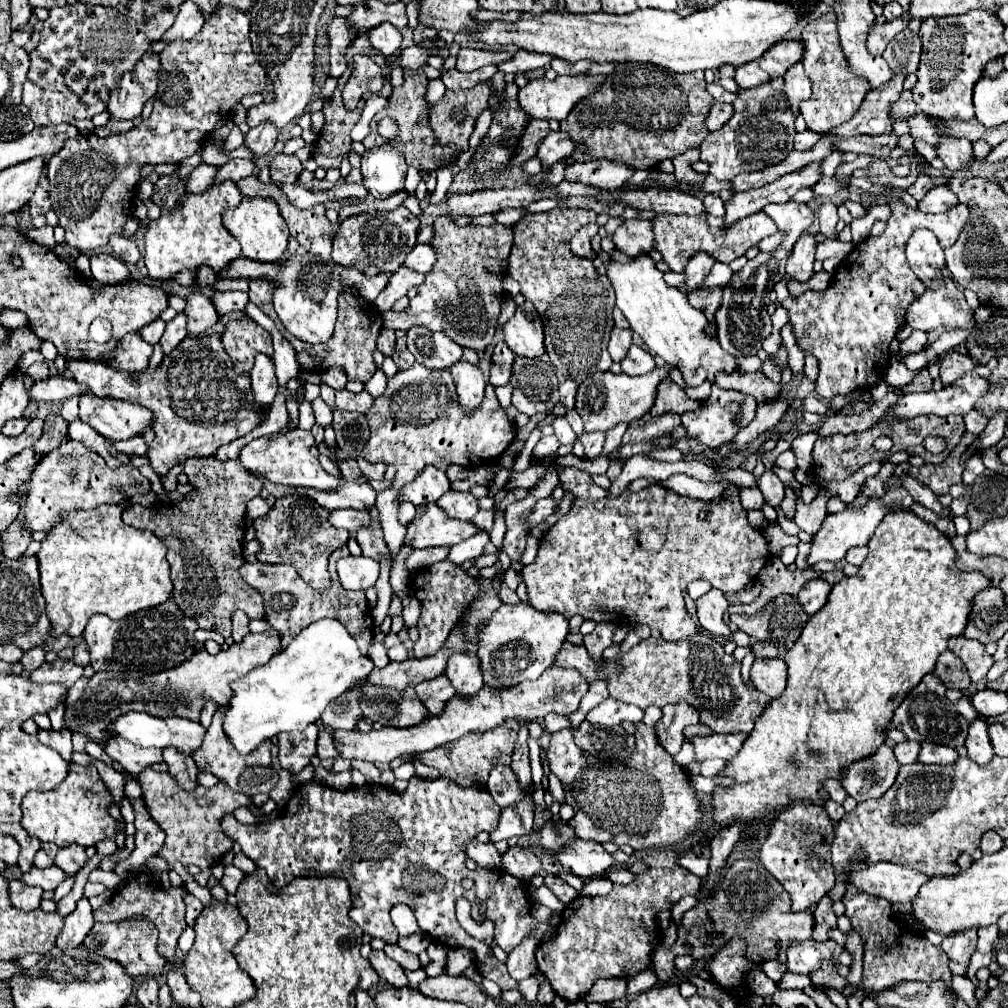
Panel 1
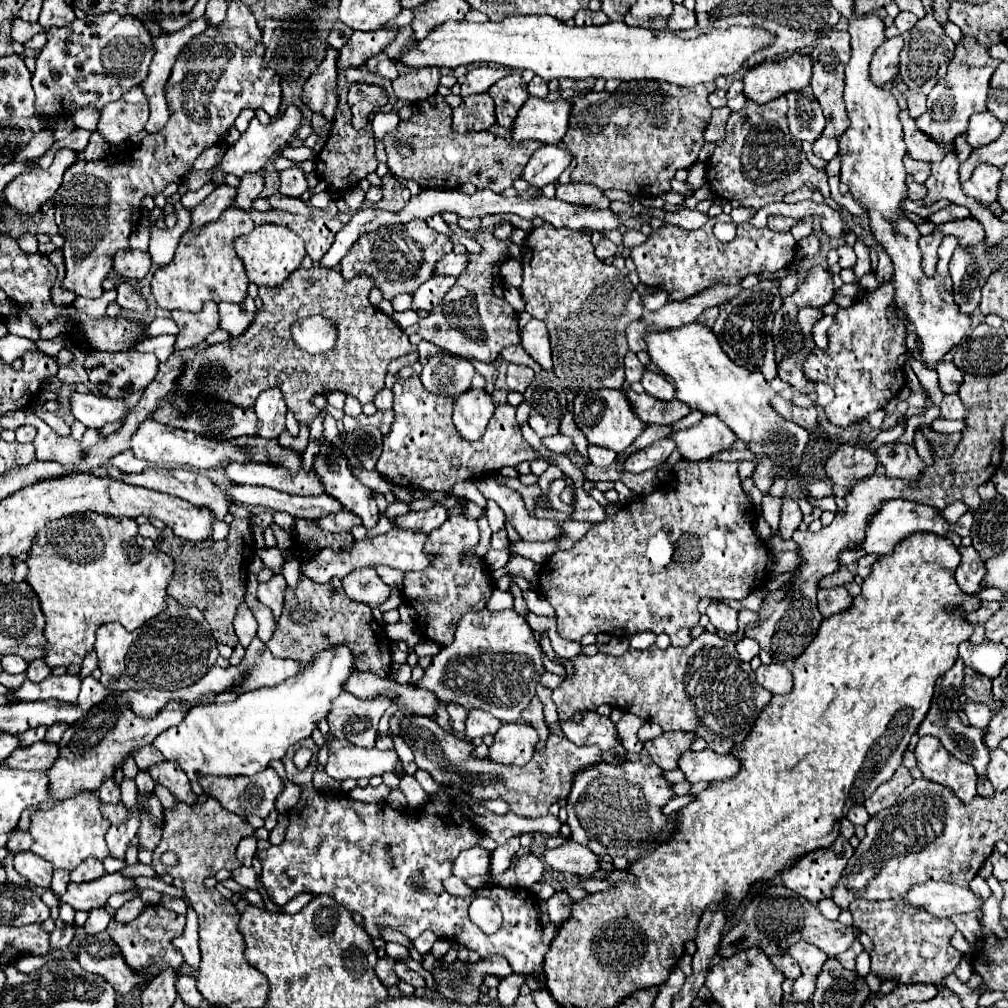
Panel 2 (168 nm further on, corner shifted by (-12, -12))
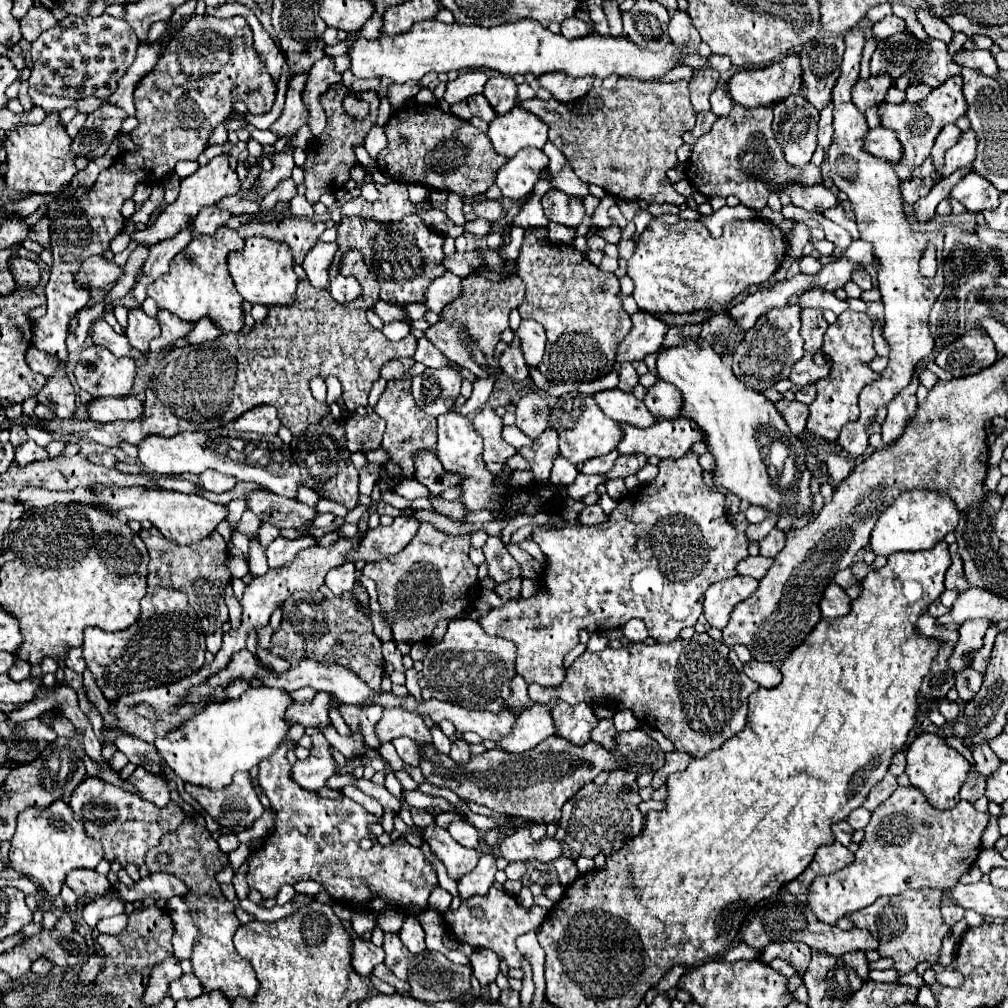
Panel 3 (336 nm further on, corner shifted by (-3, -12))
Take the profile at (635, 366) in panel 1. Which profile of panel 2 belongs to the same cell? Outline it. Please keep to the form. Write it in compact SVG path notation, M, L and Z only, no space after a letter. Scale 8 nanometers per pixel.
M654 370L644 372L642 386L650 396L654 396L658 400L674 400L674 386L662 374L658 374Z

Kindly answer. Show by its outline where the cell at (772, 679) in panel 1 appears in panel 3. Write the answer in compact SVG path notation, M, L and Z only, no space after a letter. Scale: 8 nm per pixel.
M751 660L749 664L745 664L743 672L755 680L761 688L777 688L783 680L781 676L781 670L769 662L757 662L757 660Z

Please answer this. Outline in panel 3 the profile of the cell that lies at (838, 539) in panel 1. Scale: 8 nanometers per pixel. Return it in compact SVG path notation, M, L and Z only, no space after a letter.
M921 490L903 492L889 508L883 510L883 516L879 516L869 546L875 556L889 556L901 550L929 550L941 542L947 532L953 532L957 528L957 522L959 510L947 496Z

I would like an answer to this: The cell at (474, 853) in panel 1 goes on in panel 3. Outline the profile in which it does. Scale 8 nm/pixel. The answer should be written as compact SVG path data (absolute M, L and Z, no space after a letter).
M437 824L427 826L425 830L427 842L431 850L439 856L439 860L445 864L449 878L459 880L463 874L471 872L477 866L479 852L473 848L463 848L459 842L455 842L447 830L439 828Z

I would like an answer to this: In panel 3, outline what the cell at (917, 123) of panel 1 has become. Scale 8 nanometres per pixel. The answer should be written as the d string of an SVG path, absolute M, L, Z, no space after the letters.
M877 126L867 134L865 150L871 152L873 156L891 160L893 164L897 164L897 160L903 158L903 146L899 144L899 138L895 136L895 132L883 126Z

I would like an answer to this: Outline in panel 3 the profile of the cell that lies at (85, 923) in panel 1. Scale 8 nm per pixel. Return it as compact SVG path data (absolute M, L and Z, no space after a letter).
M99 898L83 906L83 920L91 930L97 928L97 922L101 918L109 918L115 914L121 914L125 910L125 904L121 900L109 900L109 898Z

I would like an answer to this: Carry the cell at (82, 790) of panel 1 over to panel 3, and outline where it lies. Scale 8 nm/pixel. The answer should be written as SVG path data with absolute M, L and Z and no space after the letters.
M55 800L47 808L27 808L17 818L17 832L11 838L11 868L29 876L35 886L43 886L49 896L59 896L65 876L73 868L95 868L103 858L103 846L87 836L81 820L75 820L71 806Z

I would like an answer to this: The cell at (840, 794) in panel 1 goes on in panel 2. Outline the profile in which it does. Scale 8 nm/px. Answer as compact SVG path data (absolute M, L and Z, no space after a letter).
M856 806L856 808L850 808L848 810L848 814L846 814L846 818L852 822L852 824L866 824L868 820L870 820L870 816L868 816L868 812L866 812L866 808L864 806Z

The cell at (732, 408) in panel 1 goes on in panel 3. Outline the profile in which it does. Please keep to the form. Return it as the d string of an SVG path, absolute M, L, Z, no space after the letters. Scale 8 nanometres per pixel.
M687 418L659 420L651 428L635 428L623 424L623 440L619 442L619 454L645 454L657 458L681 458L693 444L703 442L703 432Z

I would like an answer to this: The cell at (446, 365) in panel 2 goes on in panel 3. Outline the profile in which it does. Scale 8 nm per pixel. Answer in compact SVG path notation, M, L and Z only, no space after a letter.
M427 368L423 374L413 376L413 398L421 410L437 418L453 408L461 382L463 378L455 368Z

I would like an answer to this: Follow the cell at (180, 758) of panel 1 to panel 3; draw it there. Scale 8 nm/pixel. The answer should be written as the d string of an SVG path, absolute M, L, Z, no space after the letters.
M137 768L129 780L139 792L141 792L141 798L145 798L147 802L153 802L157 806L167 806L169 804L169 782L163 778L163 776L155 776L155 774L149 774L145 768Z

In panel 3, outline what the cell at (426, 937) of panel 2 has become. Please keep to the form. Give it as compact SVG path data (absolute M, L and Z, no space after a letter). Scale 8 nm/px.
M407 916L403 920L403 926L399 930L399 938L413 954L425 950L425 932L415 916Z

